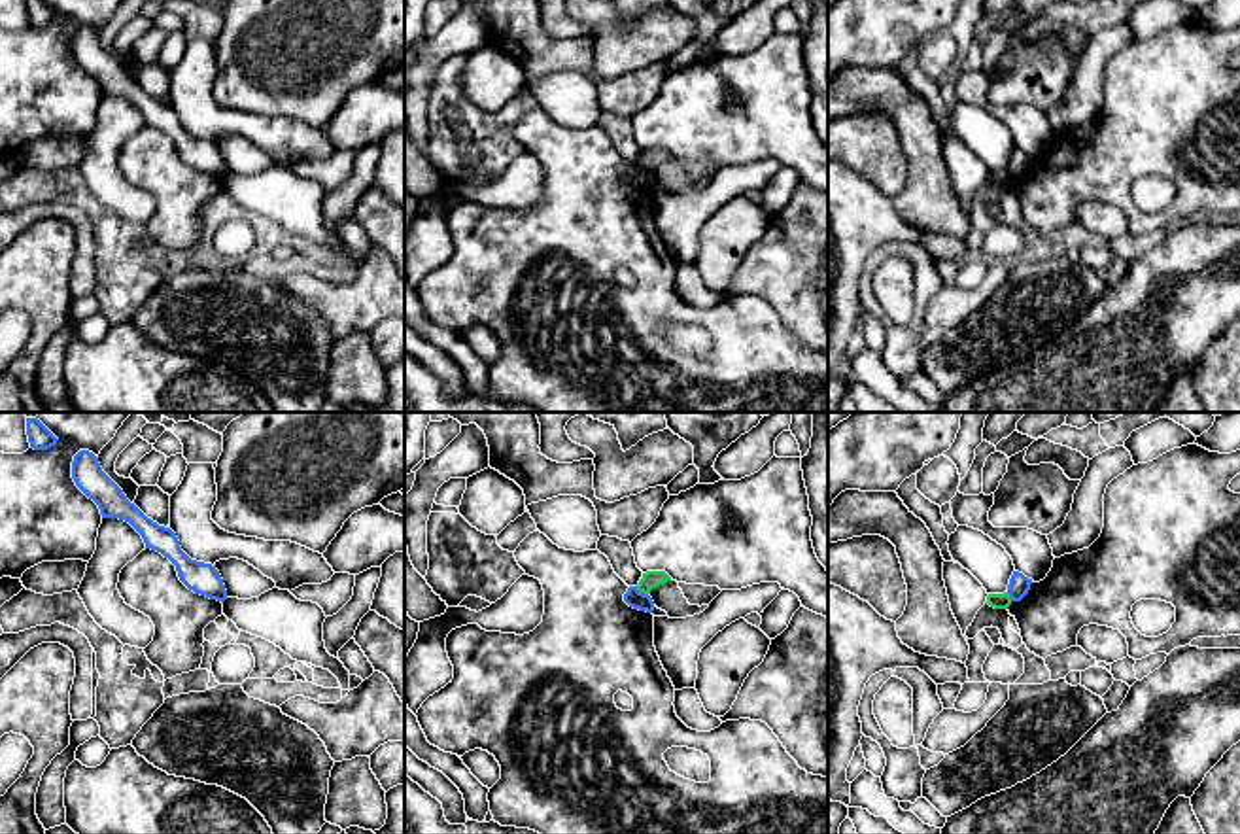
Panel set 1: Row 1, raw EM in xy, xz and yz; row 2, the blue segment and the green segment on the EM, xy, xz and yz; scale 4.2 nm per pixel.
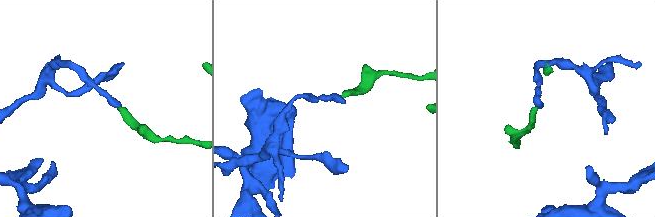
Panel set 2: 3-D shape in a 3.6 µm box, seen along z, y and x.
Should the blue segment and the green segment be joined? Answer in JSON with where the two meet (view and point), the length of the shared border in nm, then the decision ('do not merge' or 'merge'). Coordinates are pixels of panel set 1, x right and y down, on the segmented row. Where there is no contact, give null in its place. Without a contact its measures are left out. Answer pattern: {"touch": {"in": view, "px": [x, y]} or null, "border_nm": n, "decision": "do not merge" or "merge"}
{"touch": {"in": "xz", "px": [641, 592]}, "border_nm": 70, "decision": "do not merge"}

